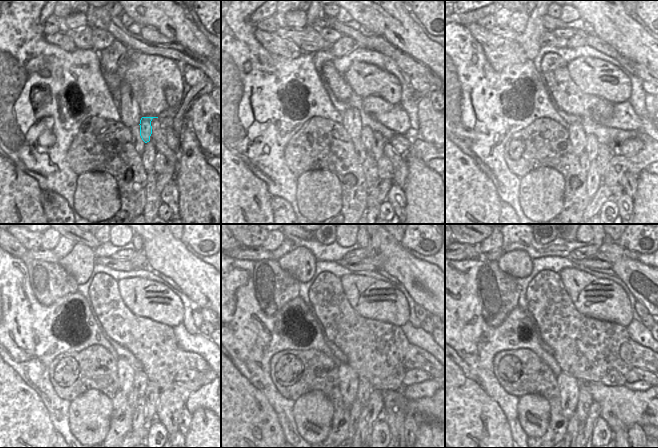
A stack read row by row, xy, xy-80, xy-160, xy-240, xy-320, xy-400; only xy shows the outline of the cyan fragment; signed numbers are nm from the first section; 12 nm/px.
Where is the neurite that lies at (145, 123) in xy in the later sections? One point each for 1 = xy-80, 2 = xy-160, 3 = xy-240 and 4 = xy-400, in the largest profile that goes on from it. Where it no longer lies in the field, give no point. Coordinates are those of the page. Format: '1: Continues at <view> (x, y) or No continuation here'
1: Continues at xy-80 (367, 138)
2: Continues at xy-160 (591, 149)
3: Continues at xy-240 (140, 381)
4: Continues at xy-400 (585, 400).

